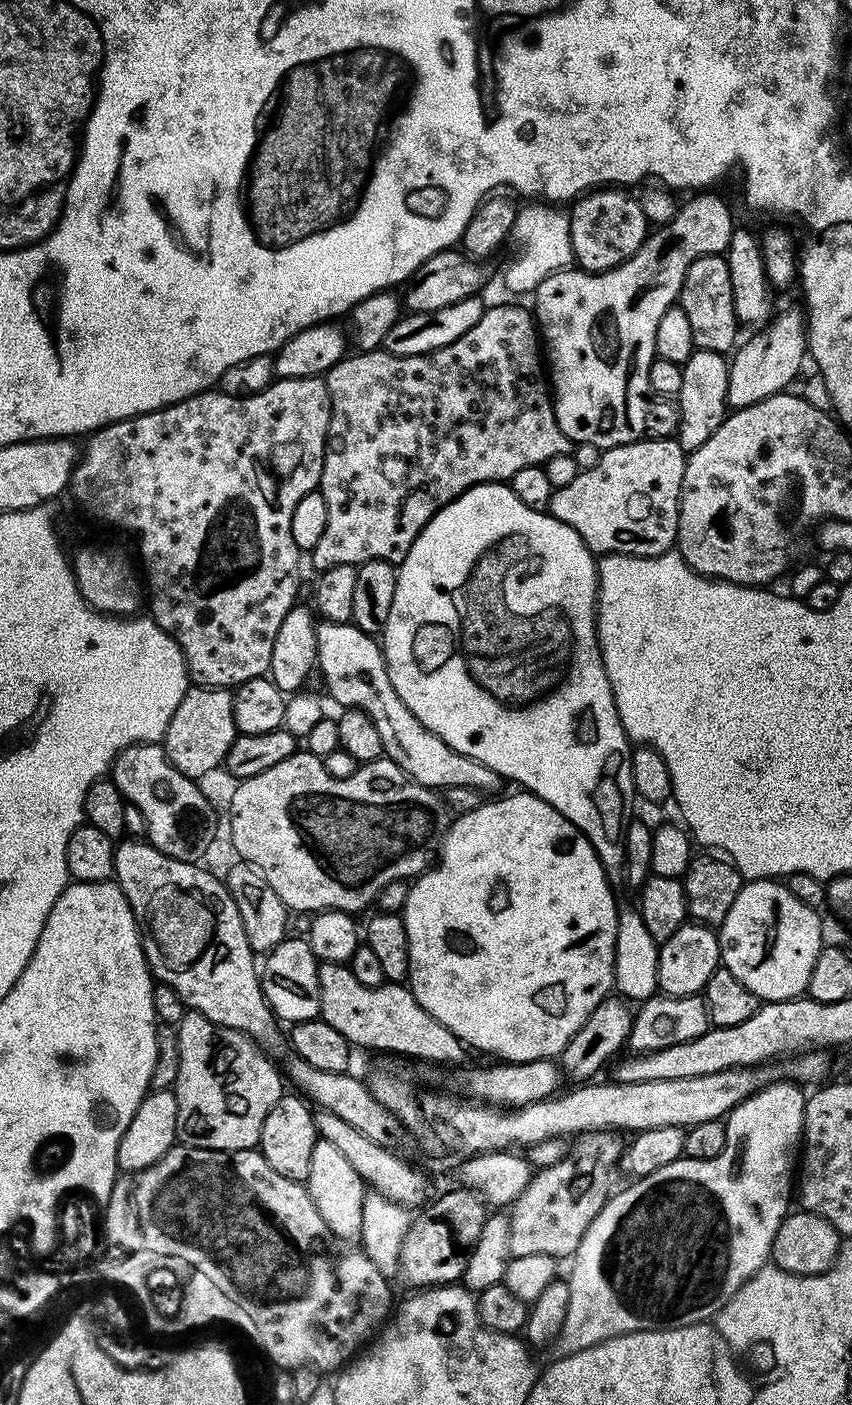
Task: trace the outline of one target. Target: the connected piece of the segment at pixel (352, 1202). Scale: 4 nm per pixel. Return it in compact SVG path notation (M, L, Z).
M317 1139L314 1155L310 1158L310 1174L306 1187L318 1214L322 1214L330 1230L341 1242L359 1241L366 1185L364 1179L350 1166L350 1161L330 1142Z

